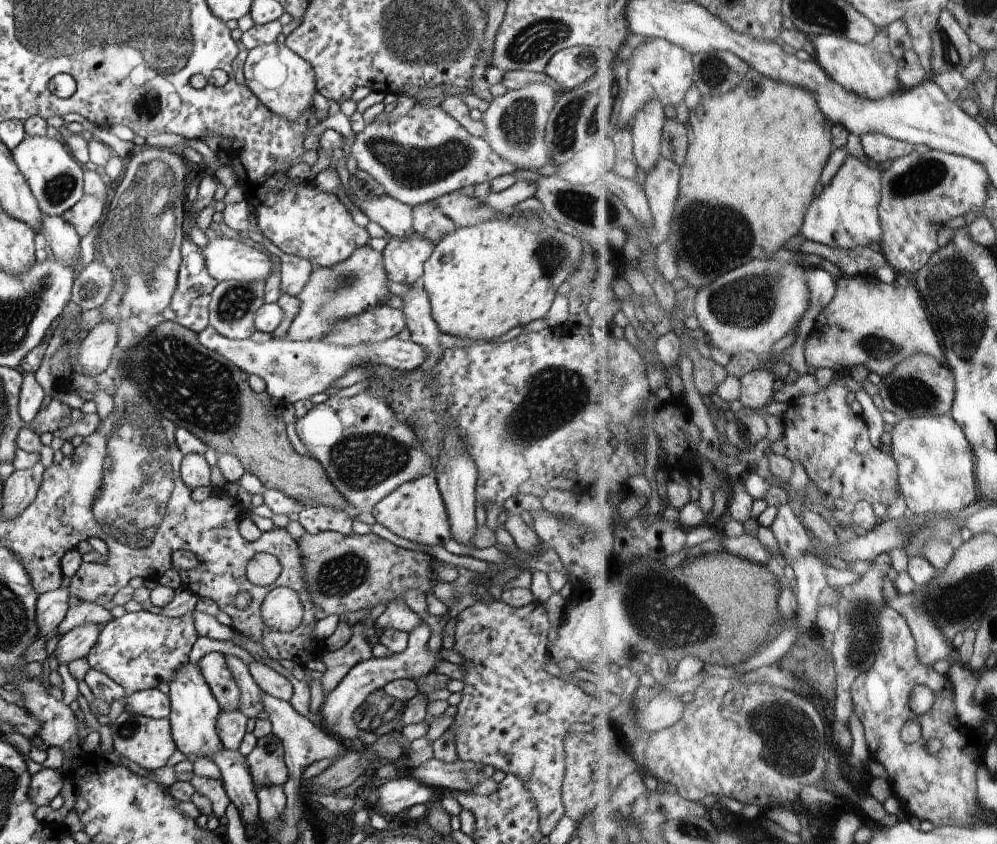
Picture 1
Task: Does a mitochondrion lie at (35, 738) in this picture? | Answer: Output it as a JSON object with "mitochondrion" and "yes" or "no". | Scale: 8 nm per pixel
{"mitochondrion":"no"}

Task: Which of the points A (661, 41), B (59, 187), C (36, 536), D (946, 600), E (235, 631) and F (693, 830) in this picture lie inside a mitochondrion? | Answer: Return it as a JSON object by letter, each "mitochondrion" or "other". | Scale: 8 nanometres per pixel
{"A":"other","B":"mitochondrion","C":"other","D":"mitochondrion","E":"other","F":"mitochondrion"}

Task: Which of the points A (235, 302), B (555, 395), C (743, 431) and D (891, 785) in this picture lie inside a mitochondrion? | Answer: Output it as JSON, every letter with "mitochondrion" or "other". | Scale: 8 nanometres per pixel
{"A":"mitochondrion","B":"mitochondrion","C":"other","D":"other"}

